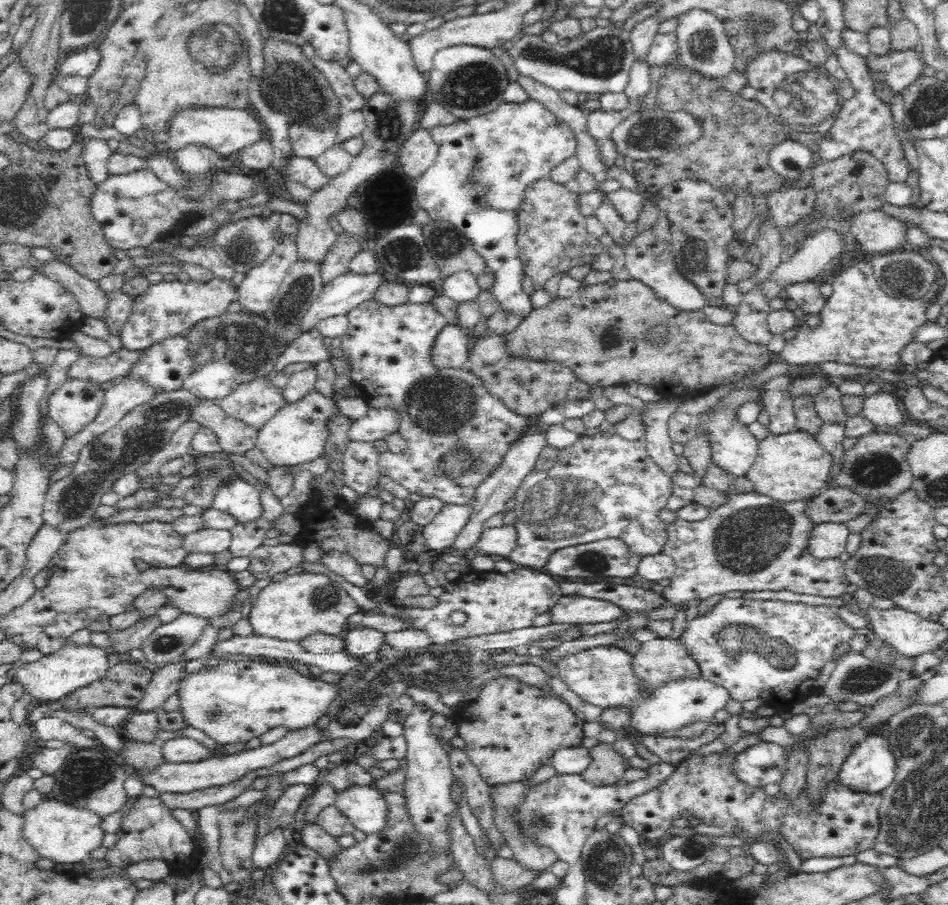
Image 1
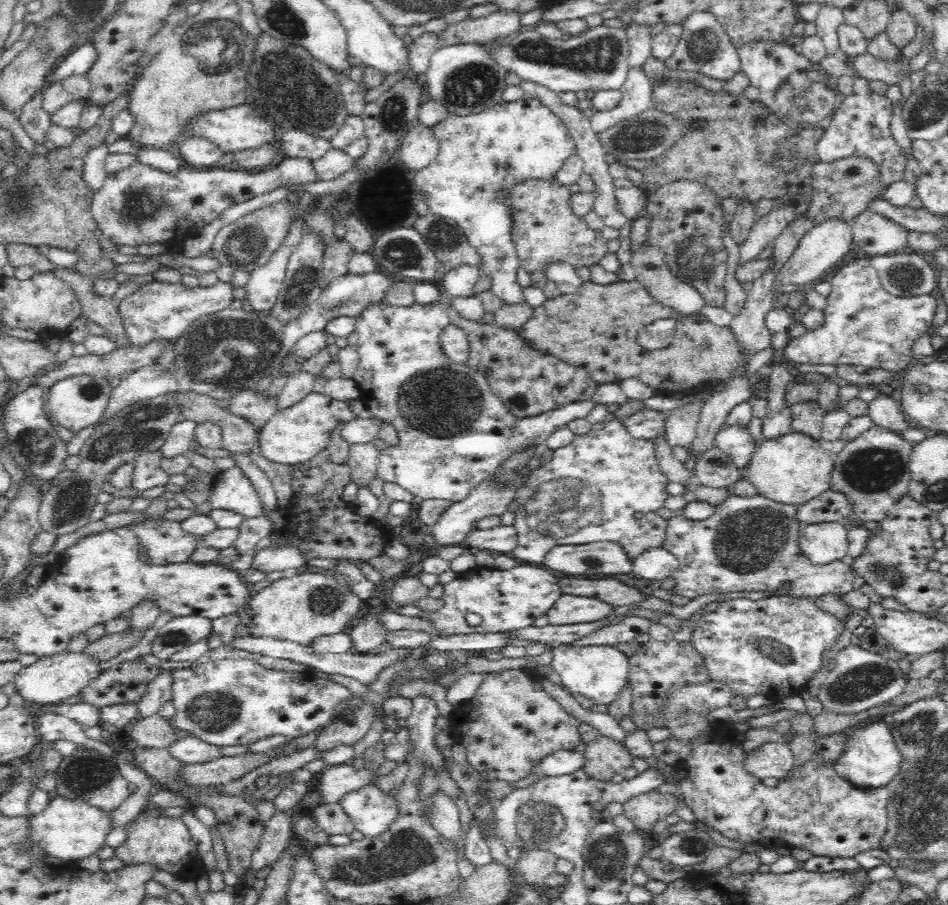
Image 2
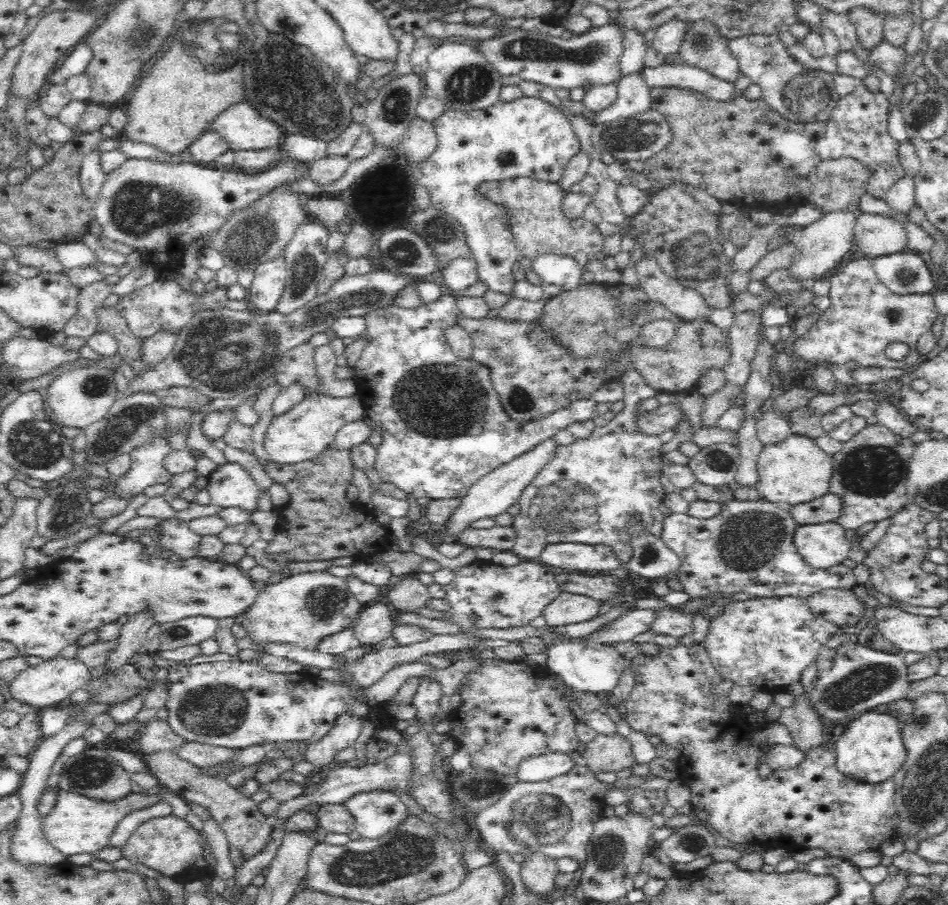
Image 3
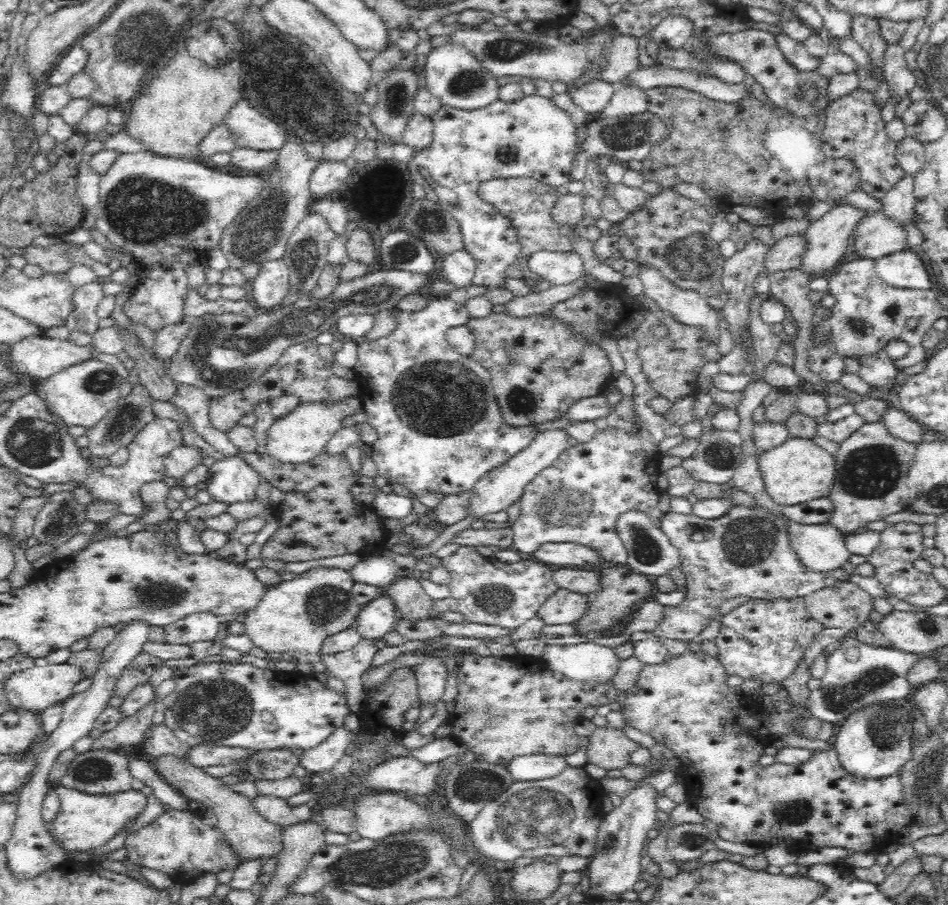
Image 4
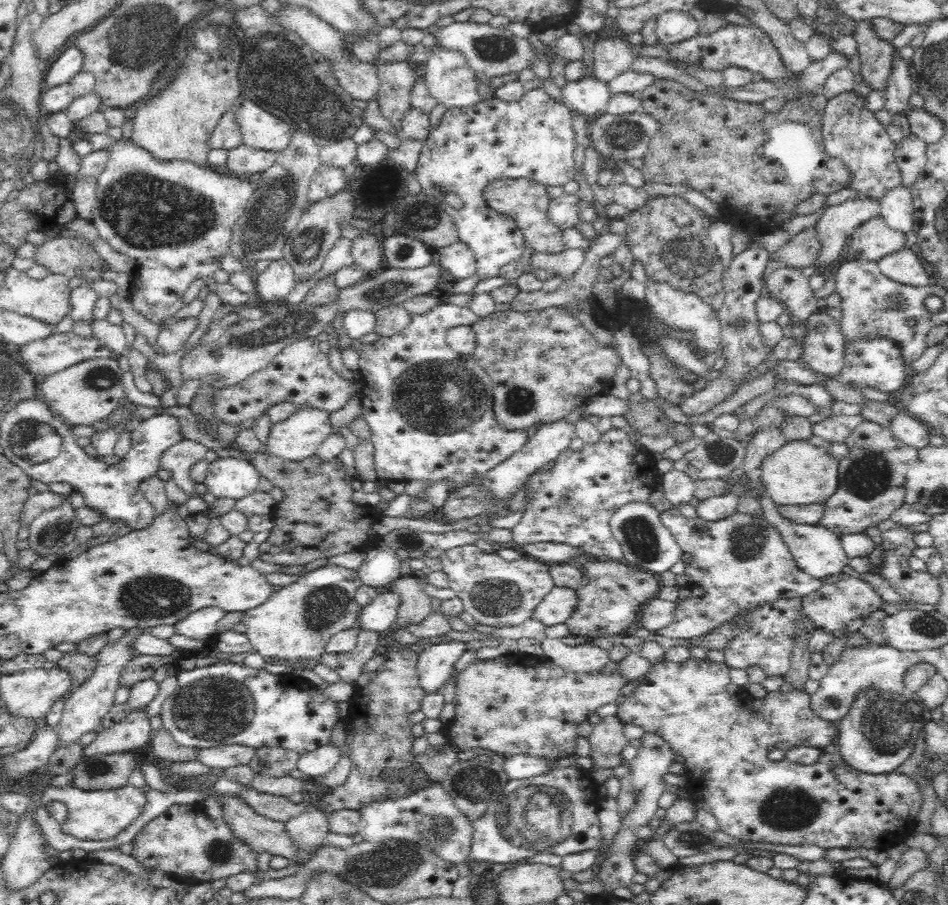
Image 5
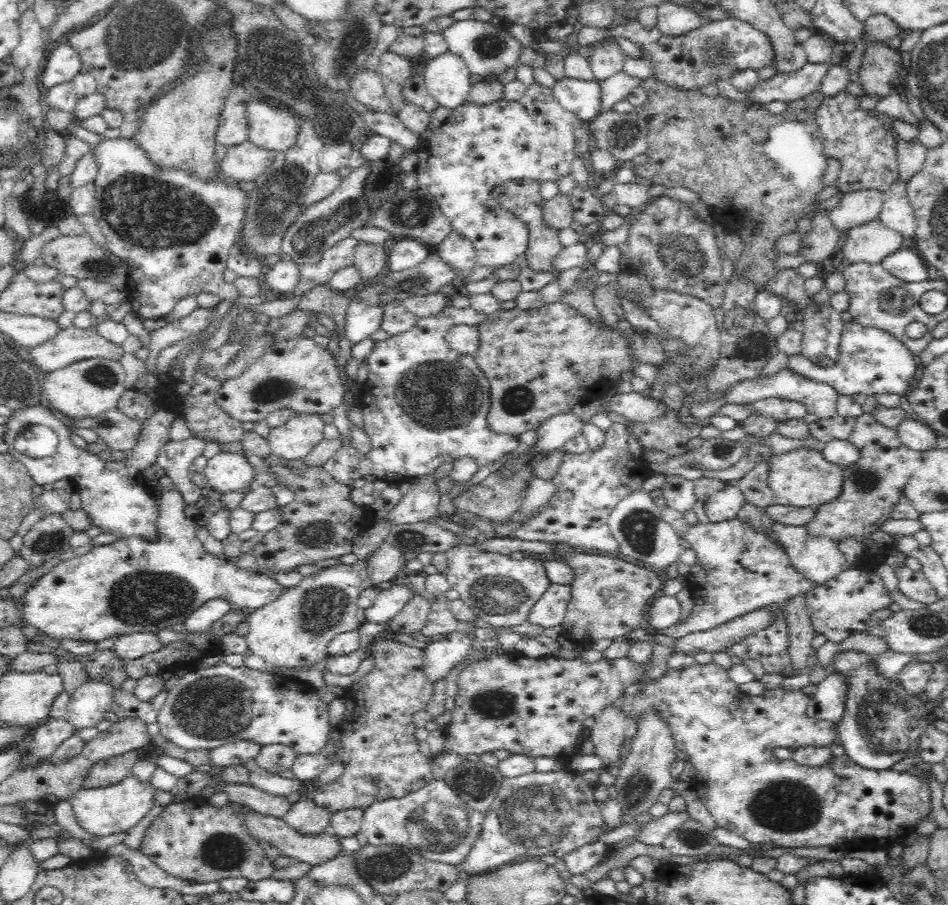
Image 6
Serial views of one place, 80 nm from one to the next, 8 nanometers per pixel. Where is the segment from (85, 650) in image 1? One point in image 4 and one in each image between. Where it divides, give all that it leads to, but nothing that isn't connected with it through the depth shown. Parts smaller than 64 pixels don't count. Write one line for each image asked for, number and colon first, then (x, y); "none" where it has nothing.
2: (48, 681)
3: (49, 684)
4: (35, 689)

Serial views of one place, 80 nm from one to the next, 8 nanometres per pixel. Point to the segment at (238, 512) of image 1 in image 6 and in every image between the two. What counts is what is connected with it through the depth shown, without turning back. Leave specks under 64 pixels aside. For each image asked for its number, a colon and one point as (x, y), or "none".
2: (232, 490)
3: (230, 485)
4: (230, 480)
5: (234, 478)
6: (225, 473)

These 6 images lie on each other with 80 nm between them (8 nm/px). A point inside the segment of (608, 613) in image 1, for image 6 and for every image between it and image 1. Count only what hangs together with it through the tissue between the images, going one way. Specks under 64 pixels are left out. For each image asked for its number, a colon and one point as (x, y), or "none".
2: (568, 609)
3: (568, 608)
4: (564, 607)
5: (557, 606)
6: (550, 610)

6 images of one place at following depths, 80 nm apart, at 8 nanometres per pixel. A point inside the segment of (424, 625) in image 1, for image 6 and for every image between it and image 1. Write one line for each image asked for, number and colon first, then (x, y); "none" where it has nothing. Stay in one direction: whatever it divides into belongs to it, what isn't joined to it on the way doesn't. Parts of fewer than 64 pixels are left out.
2: (507, 600)
3: (503, 597)
4: (487, 591)
5: (495, 592)
6: (502, 591)

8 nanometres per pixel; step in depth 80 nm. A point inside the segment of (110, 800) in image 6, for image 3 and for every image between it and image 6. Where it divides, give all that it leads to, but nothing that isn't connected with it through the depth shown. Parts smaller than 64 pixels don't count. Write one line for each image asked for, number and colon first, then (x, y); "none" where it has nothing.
3: (75, 824)
4: (84, 822)
5: (93, 816)

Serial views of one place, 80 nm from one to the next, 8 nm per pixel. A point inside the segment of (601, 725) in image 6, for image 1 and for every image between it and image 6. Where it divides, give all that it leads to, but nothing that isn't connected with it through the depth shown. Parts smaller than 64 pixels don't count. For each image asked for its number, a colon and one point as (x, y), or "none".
1: (606, 768)
2: (604, 758)
3: (604, 754)
4: (608, 748)
5: (607, 740)

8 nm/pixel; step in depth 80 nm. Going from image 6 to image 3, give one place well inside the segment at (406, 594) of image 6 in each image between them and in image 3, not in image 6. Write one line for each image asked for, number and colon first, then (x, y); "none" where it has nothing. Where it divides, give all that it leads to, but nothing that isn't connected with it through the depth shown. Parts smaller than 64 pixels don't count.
3: (374, 624)
4: (378, 617)
5: (379, 616)

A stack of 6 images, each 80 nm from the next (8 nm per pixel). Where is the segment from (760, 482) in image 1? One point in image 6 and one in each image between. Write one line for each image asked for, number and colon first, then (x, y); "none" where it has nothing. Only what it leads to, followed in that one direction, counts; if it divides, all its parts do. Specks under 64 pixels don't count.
2: (793, 469)
3: (794, 471)
4: (797, 471)
5: (799, 473)
6: (802, 477)

